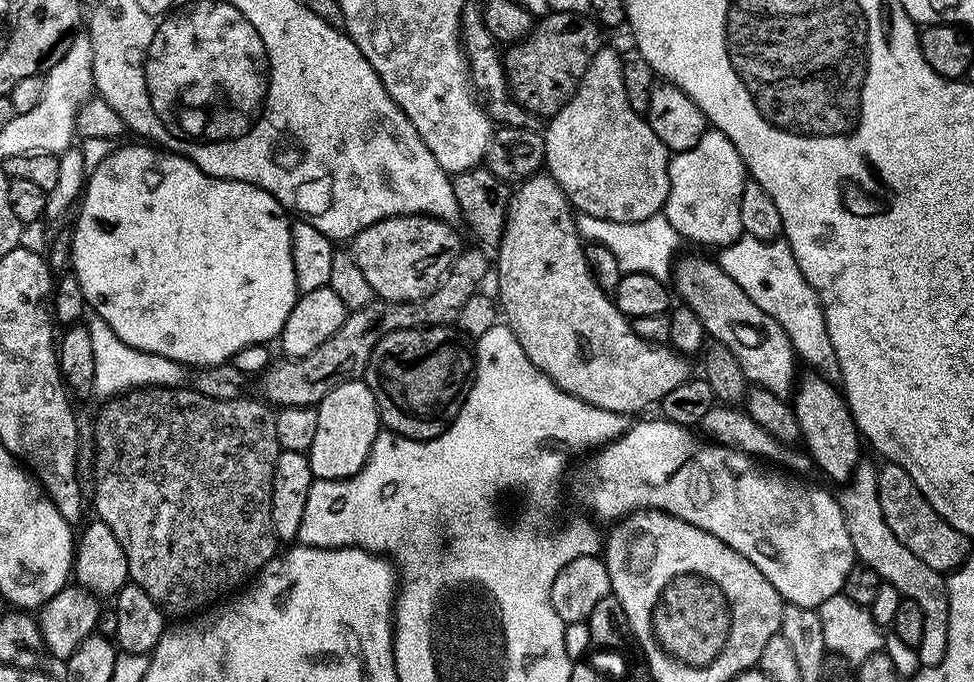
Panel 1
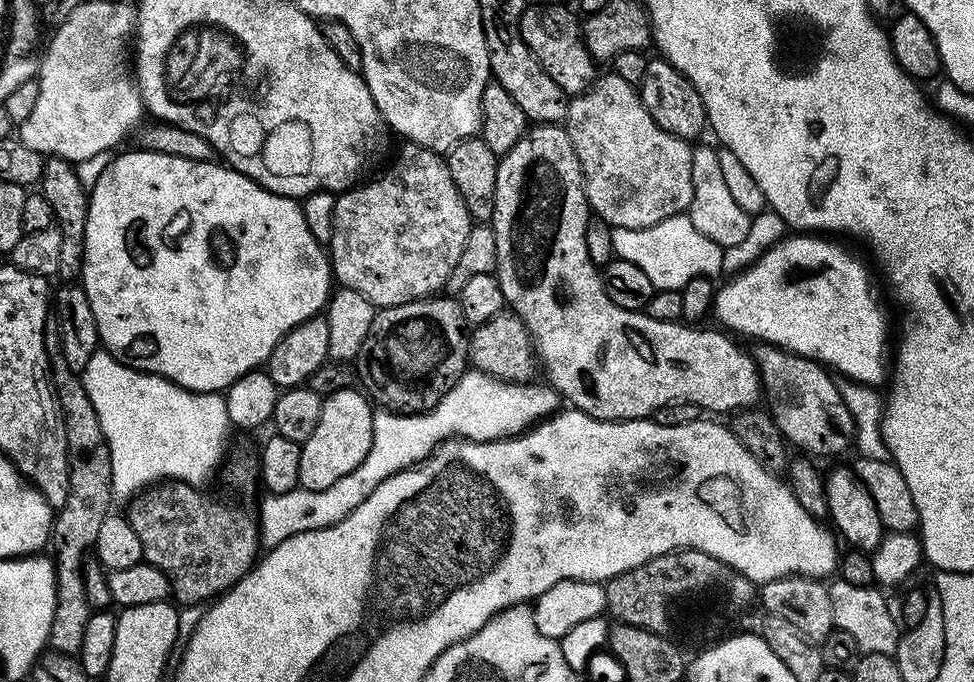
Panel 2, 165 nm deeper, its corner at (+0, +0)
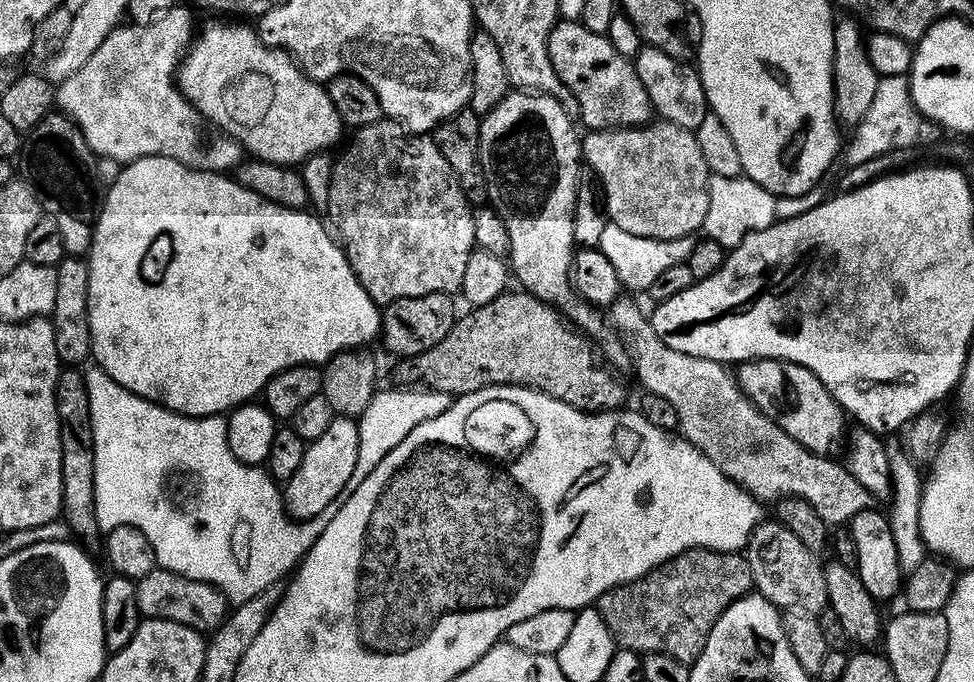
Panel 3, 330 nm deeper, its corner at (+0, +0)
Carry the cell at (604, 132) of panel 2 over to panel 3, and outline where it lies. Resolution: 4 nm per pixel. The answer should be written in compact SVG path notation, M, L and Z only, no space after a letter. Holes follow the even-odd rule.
M649 122L634 128L592 130L587 135L582 140L582 156L587 167L602 182L611 223L622 226L622 230L627 230L630 234L655 240L677 240L703 229L706 210L710 206L710 173L706 158L702 158L702 146L698 146L693 129L667 122Z

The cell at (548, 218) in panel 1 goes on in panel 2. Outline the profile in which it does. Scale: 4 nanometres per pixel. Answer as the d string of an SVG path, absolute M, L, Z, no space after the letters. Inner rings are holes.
M537 124L529 127L509 152L499 157L499 162L494 190L494 210L490 221L494 238L498 238L498 262L494 275L501 286L505 305L524 323L532 339L532 347L536 350L539 367L548 375L547 383L557 396L567 403L569 400L572 403L569 405L575 411L584 412L596 420L647 420L655 417L656 411L667 404L695 404L697 408L708 414L716 414L712 412L736 414L741 409L751 409L761 403L760 369L757 368L755 359L749 353L747 356L732 341L735 339L727 331L715 332L712 328L700 328L704 326L693 326L688 322L658 322L658 318L650 318L643 310L638 312L622 310L614 306L614 302L610 302L610 294L606 294L604 289L601 269L594 262L590 262L590 253L586 250L586 226L590 219L590 209L588 195L584 192L584 171L578 162L578 154L574 150L572 140L563 127L554 124Z

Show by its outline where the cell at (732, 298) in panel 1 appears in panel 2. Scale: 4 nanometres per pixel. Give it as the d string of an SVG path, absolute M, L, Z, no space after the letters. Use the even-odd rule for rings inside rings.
M761 343L757 348L760 349L754 352L754 359L757 368L760 369L760 383L763 395L766 397L766 408L787 443L793 449L801 448L804 451L801 453L812 458L836 456L847 448L851 449L856 438L854 420L850 418L850 410L847 409L846 402L842 402L840 384L832 381L833 373L815 360L796 356L793 352L785 352L783 348L778 348L774 344Z

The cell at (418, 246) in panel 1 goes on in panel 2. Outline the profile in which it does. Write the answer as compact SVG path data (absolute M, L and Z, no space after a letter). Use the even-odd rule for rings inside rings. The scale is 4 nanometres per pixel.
M411 142L403 146L396 161L377 180L361 183L335 197L333 236L326 244L335 283L358 290L377 310L439 293L447 285L454 266L458 266L466 234L470 234L474 223L462 194L458 194L458 186L450 178L447 159Z

